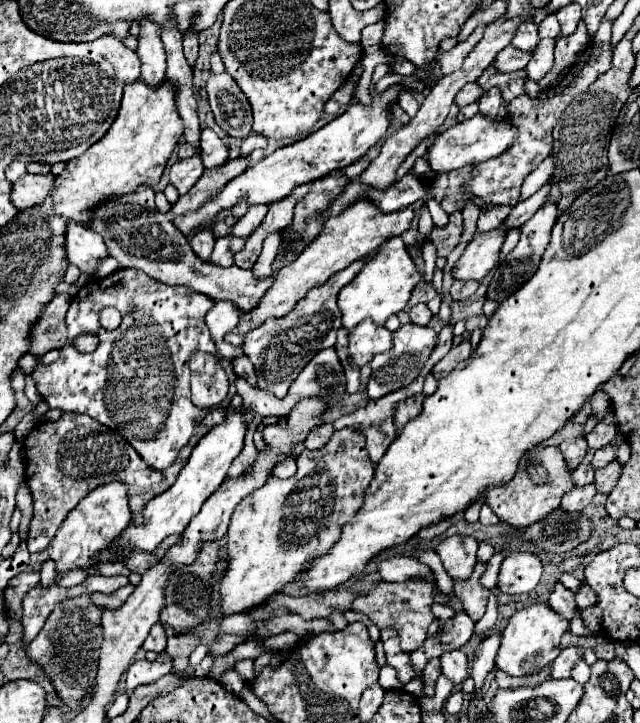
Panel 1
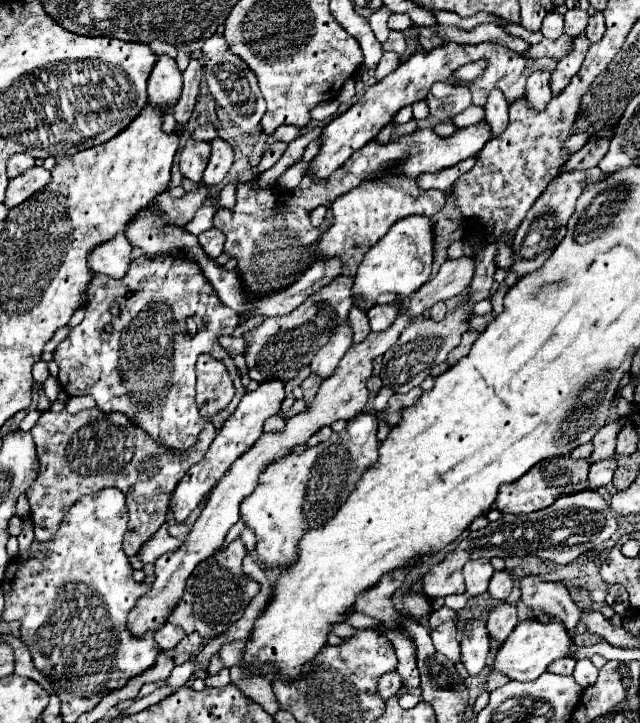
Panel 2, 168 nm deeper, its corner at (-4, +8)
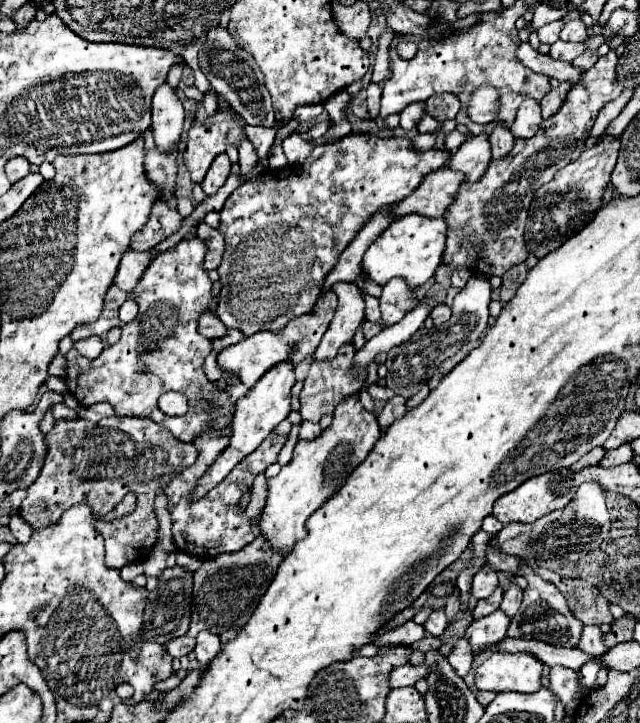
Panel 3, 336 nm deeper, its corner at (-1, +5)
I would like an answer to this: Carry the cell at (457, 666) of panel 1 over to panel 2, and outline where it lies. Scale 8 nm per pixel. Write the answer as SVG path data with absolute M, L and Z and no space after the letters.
M469 620L461 634L461 662L467 668L469 676L475 676L483 670L489 654L489 634L485 622Z

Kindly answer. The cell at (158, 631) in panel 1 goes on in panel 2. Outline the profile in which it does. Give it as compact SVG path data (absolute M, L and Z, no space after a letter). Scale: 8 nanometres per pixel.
M165 622L157 632L155 632L155 642L159 644L161 650L171 650L177 646L177 642L185 636L185 632L179 626L173 626Z

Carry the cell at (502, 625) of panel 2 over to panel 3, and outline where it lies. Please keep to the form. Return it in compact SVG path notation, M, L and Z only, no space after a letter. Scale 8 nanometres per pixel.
M510 583L508 587L504 587L500 609L506 611L508 617L516 615L516 611L520 609L520 603L522 603L522 587L516 585L516 583Z

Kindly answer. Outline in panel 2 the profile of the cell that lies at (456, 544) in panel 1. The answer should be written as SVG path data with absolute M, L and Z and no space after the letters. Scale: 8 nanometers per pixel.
M469 560L469 564L465 564L465 568L463 568L467 594L469 596L483 594L487 590L487 584L489 584L493 572L495 570L489 564L489 560Z

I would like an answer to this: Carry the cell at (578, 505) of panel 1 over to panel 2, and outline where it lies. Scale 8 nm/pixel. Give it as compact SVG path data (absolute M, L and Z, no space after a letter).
M613 458L593 462L591 468L589 468L589 482L587 482L587 486L591 490L599 490L601 486L607 486L611 482L611 478L613 478L613 472L615 472L615 460Z

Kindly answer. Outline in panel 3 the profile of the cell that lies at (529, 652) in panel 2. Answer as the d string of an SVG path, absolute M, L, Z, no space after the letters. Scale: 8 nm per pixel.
M494 653L476 669L476 687L494 693L534 693L540 689L542 667L530 653Z

